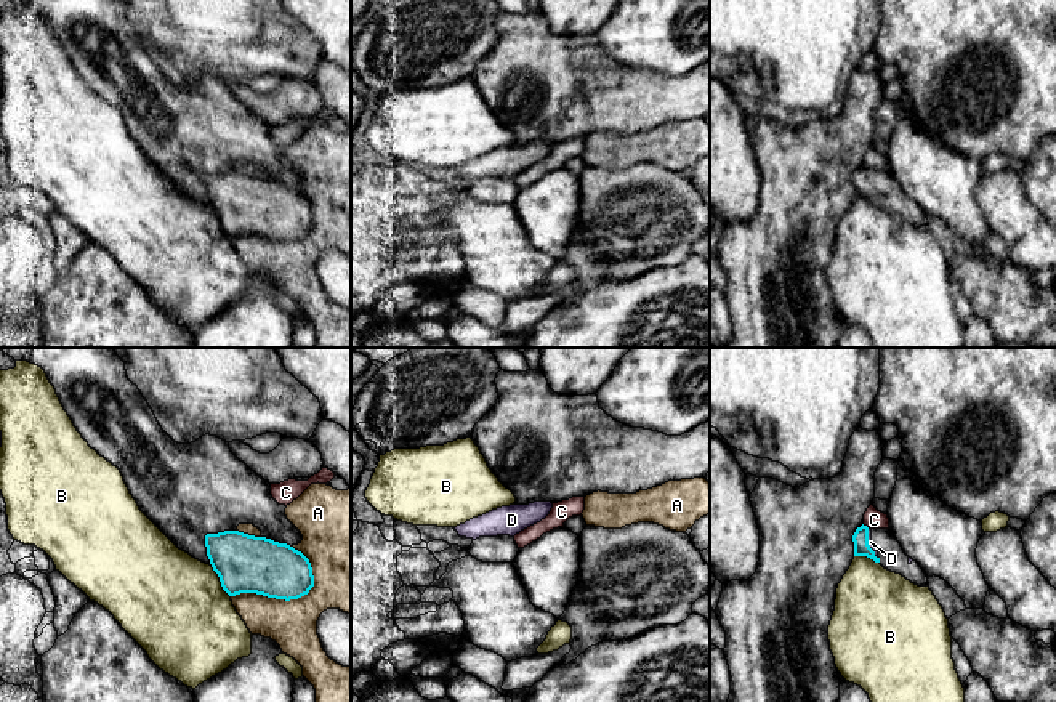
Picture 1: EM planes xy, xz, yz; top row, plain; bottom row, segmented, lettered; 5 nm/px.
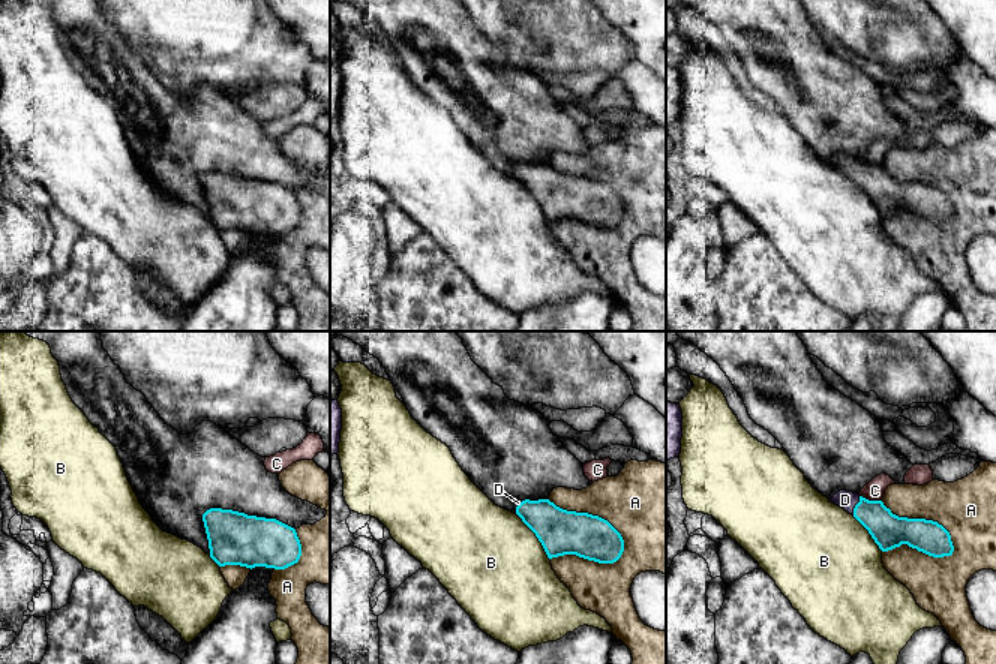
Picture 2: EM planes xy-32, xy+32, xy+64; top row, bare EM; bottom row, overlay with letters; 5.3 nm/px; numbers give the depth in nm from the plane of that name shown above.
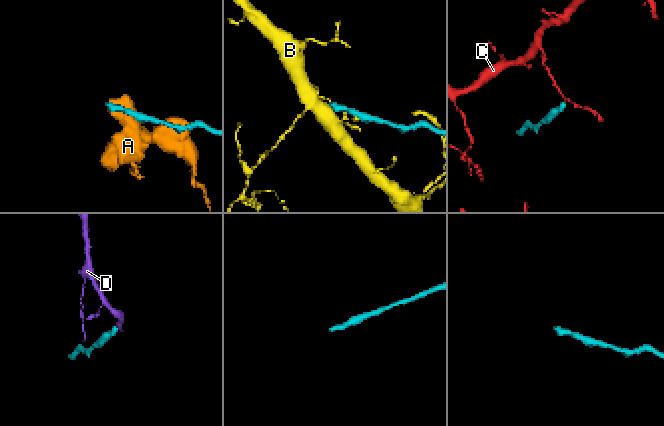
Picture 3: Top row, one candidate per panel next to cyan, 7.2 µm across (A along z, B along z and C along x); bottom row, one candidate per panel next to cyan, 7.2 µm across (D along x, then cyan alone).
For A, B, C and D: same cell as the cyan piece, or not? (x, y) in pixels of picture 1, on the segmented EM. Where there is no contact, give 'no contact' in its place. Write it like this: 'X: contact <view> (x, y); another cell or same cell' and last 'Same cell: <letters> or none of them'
A: contact xy (284, 598); another cell
B: contact xy (220, 580); another cell
C: contact yz (866, 526); another cell
D: contact yz (867, 544); same cell
Same cell: D

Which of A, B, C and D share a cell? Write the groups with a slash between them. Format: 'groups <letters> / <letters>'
groups A / B / C / D

